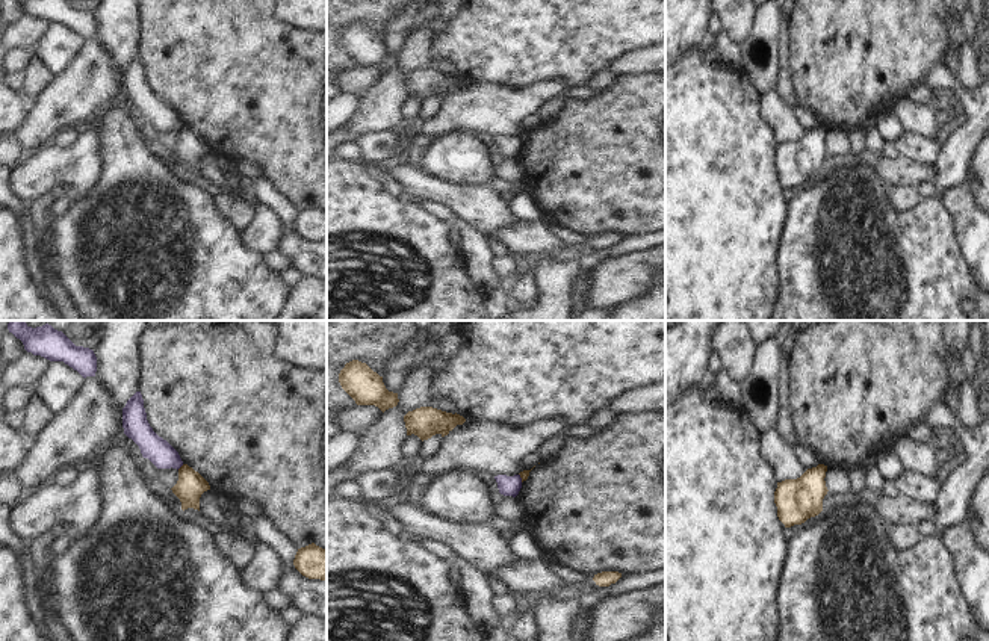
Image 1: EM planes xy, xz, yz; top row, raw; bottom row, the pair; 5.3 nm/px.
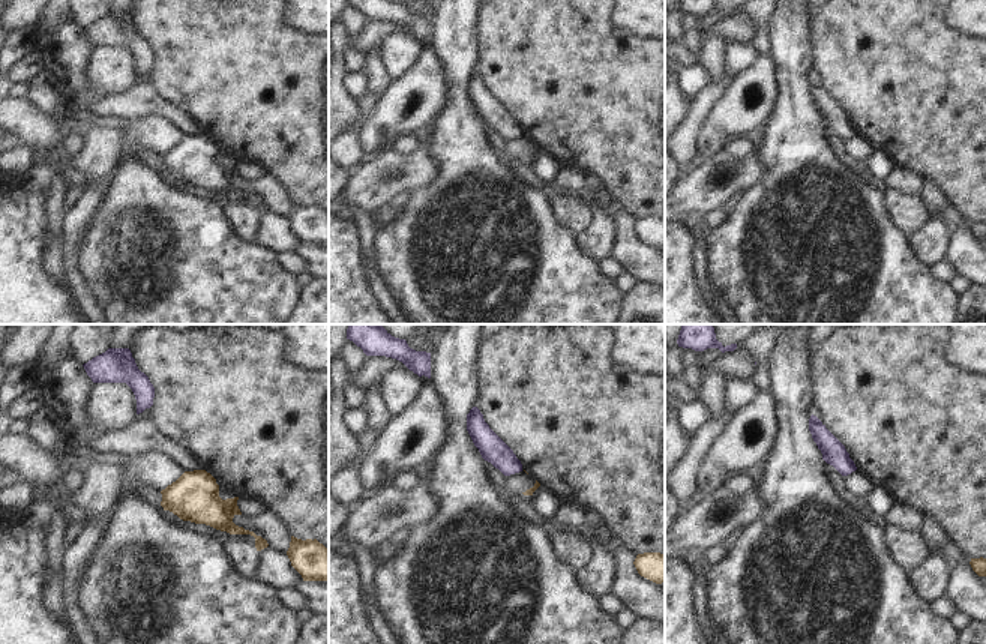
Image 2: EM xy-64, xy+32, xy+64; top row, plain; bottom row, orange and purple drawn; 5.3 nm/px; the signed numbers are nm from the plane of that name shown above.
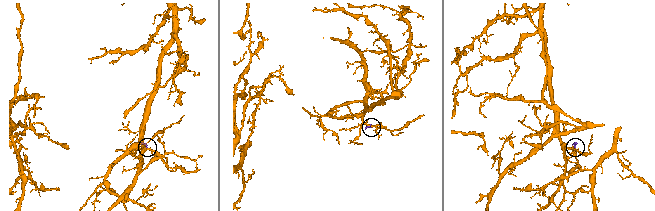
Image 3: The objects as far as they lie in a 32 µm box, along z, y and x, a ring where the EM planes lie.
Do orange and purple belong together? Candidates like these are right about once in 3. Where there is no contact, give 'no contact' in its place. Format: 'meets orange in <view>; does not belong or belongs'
meets orange in xy; does not belong

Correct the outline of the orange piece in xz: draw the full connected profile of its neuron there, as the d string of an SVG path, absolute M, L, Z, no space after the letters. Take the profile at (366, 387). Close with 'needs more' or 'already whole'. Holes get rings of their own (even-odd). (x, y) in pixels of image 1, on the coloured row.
M358 360L345 364L339 382L357 405L375 405L384 413L399 402L398 393L386 389L383 376Z; already whole

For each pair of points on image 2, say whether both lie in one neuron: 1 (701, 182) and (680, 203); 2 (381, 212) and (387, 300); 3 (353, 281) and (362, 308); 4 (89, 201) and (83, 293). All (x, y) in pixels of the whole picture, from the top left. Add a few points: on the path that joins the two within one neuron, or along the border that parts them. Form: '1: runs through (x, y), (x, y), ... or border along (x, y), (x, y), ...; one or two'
1: runs through (697, 186), (685, 198); one
2: border along (369, 210), (369, 216), (377, 225); two
3: runs through (353, 287), (353, 299), (356, 302); one
4: runs through (75, 224), (72, 234), (72, 270); one

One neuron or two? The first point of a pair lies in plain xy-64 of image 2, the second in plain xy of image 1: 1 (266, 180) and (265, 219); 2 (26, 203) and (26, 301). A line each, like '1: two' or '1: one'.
1: two
2: one

